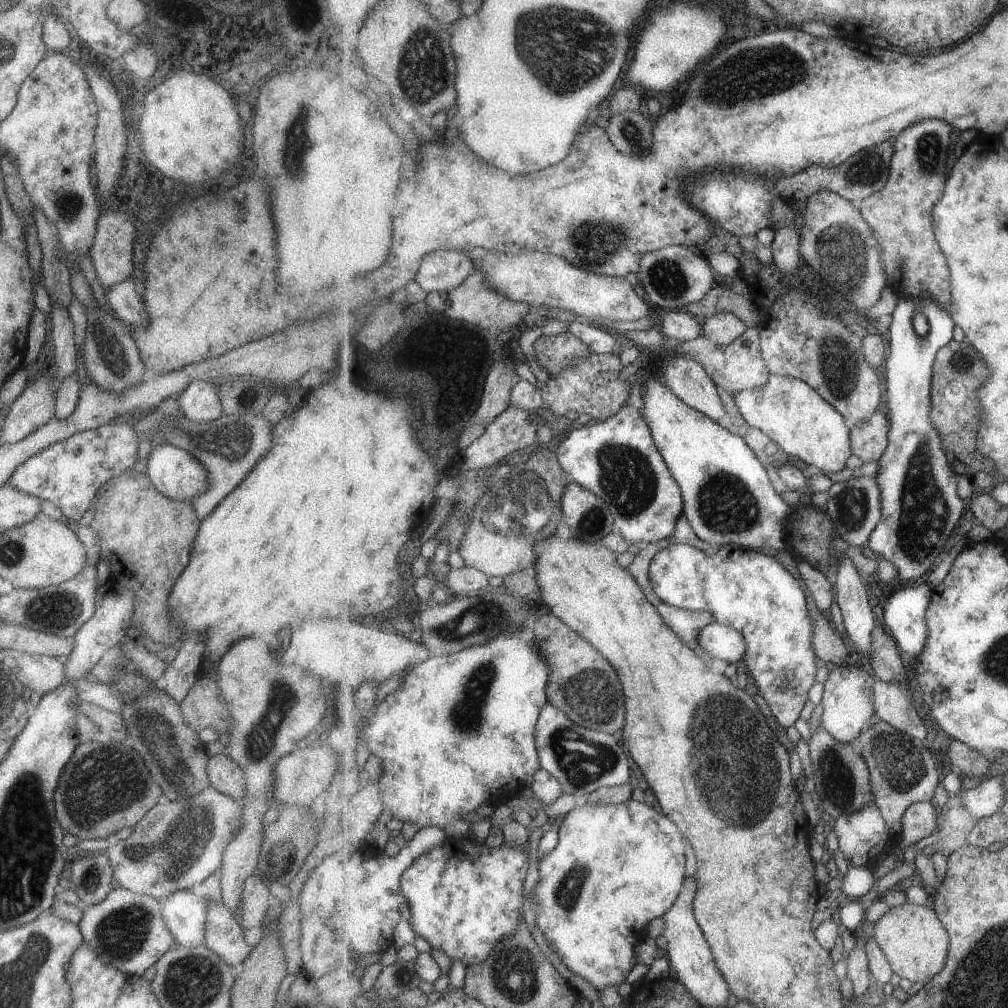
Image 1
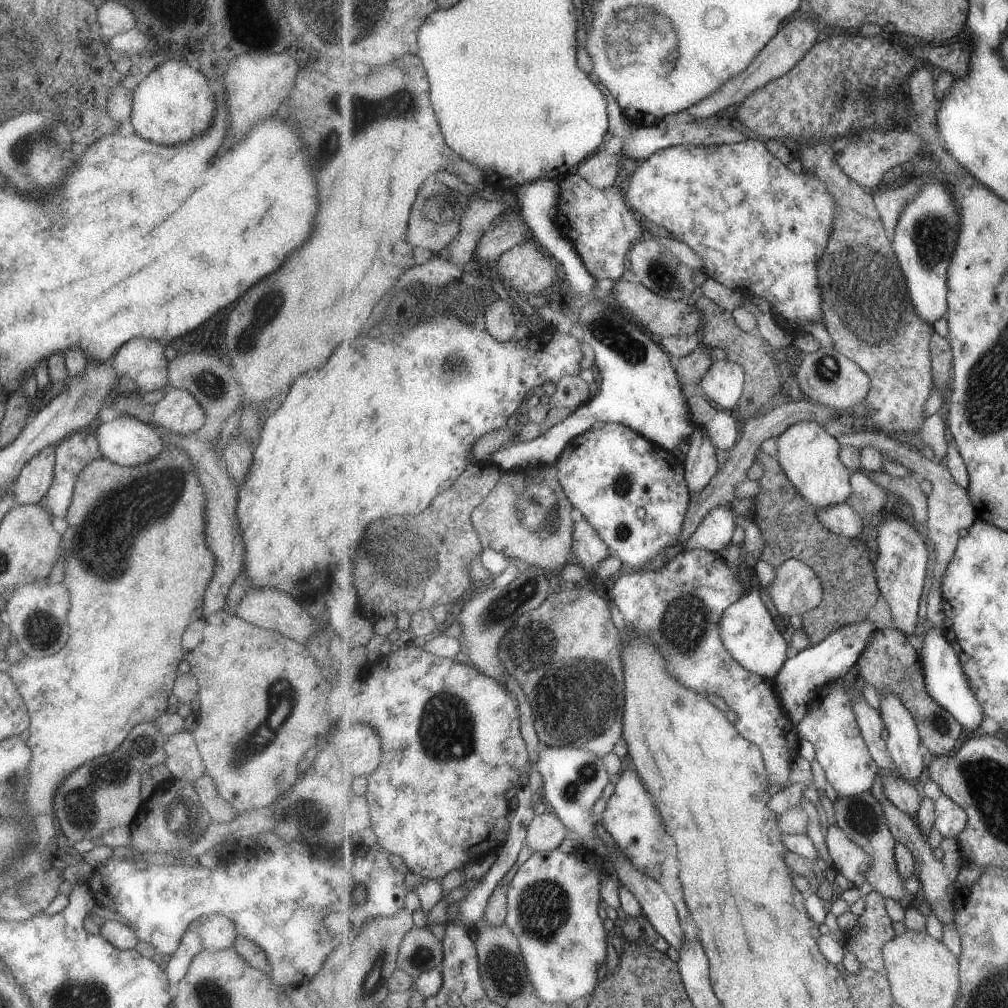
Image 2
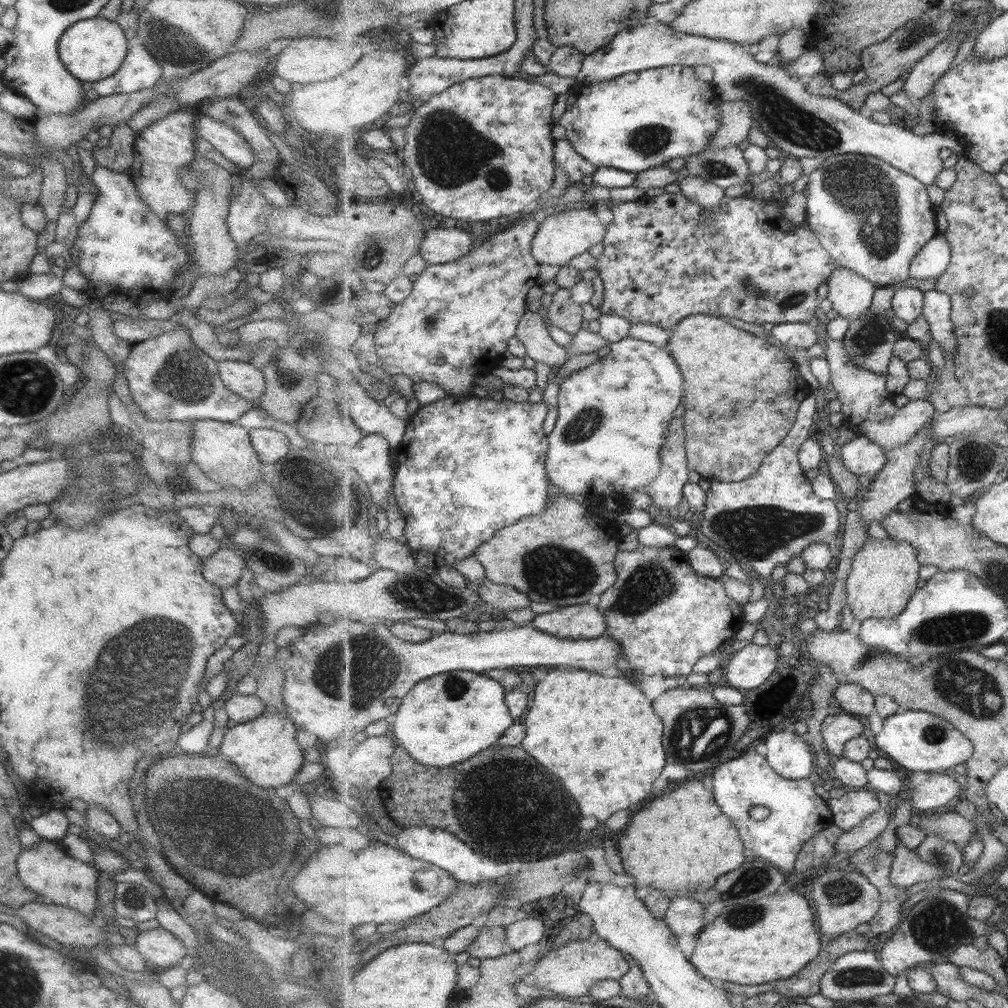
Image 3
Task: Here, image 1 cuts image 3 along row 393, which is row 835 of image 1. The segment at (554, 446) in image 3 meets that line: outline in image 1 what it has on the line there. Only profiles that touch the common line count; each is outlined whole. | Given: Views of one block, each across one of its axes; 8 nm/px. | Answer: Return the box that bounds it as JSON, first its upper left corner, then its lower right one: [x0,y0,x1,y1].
[532,799,687,992]

